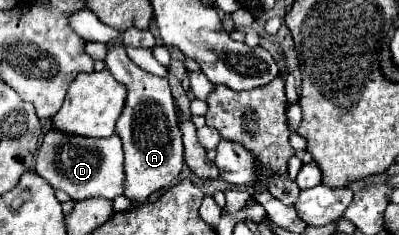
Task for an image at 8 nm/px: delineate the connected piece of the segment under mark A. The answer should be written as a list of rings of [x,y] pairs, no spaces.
[[[109,46],[105,64],[113,74],[113,78],[119,84],[125,84],[127,88],[125,108],[115,128],[115,132],[123,142],[123,152],[125,152],[123,196],[127,196],[135,204],[137,202],[143,204],[155,190],[169,186],[181,174],[183,168],[183,142],[181,142],[181,130],[177,126],[175,100],[171,96],[167,78],[159,78],[139,68],[125,54],[123,46]]]

